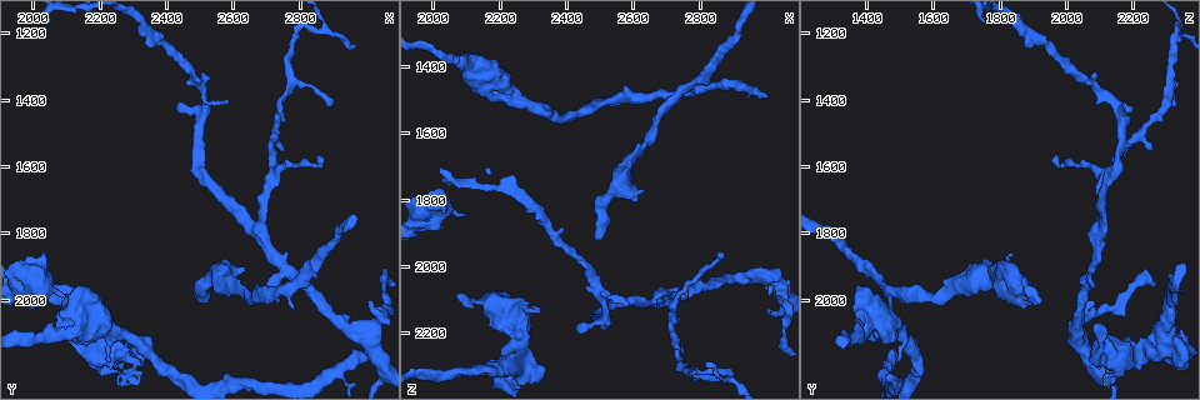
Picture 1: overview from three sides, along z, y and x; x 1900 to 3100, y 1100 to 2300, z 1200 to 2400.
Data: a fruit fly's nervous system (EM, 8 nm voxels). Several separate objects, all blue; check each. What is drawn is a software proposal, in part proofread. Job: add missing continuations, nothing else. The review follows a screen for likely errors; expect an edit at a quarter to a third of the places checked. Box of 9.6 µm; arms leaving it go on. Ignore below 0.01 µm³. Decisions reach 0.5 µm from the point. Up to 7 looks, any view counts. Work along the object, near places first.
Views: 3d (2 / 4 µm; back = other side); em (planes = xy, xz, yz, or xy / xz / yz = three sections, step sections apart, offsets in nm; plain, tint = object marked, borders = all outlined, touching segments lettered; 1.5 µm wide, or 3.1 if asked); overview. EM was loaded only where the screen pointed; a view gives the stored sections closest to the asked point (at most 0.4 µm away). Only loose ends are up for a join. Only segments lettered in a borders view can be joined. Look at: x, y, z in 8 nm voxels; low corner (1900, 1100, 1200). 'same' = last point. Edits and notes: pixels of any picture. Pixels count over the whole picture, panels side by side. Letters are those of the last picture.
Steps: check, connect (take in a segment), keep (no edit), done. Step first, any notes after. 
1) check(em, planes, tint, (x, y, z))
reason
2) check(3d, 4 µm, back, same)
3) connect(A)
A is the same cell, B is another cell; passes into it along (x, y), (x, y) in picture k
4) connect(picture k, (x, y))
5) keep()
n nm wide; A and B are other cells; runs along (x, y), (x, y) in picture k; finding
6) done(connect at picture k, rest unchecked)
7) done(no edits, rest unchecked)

check(3d, 4 µm, (2330, 2210, 2110))
an open end

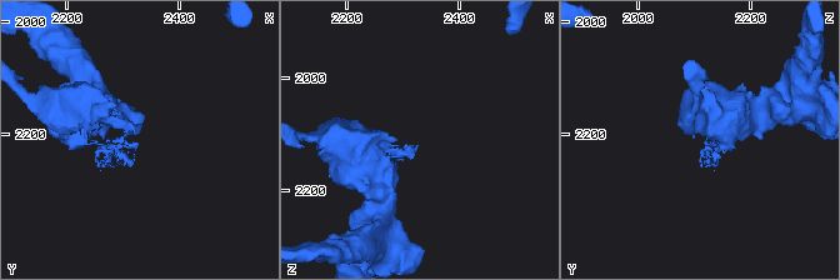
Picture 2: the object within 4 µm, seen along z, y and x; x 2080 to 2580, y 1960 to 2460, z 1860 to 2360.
check(em, xz, step 4, borders, (2325, 2215, 2125))
need the tissue

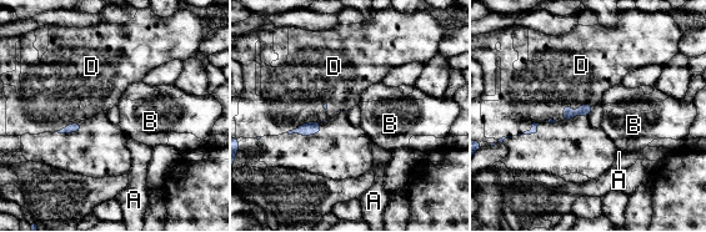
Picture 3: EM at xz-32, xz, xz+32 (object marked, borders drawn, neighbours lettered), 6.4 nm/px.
check(em, planes, borders, same)

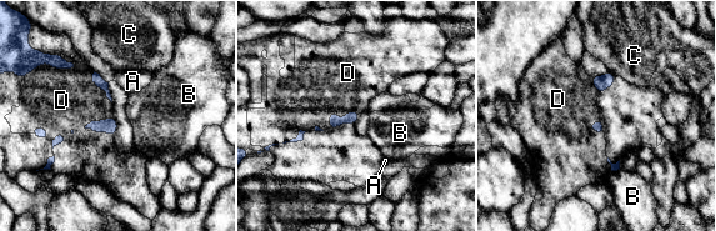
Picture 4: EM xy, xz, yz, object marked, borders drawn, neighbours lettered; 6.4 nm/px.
connect(D)
D is the same cell, A, B and C are other cells; passes into it along (109, 125), (99, 131), (74, 101) in picture 4; it goes on there

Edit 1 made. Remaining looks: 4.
check(overview)
redraw

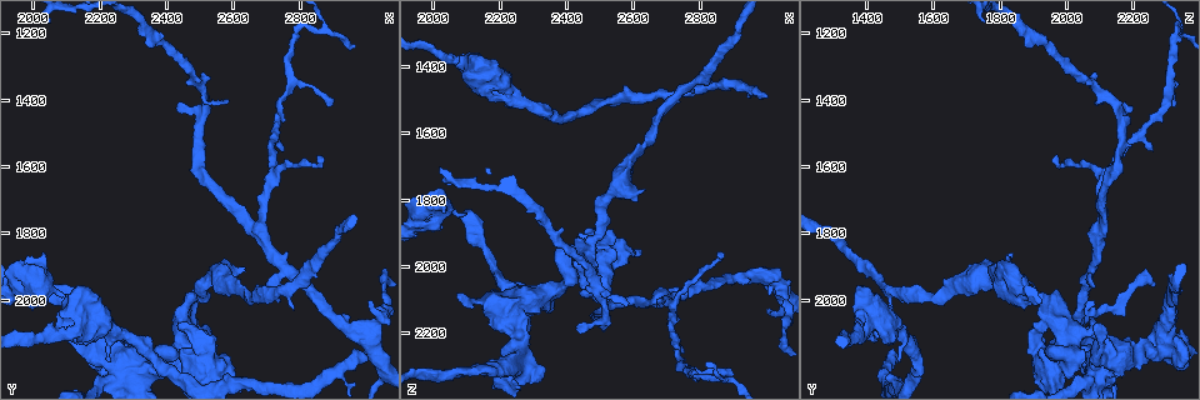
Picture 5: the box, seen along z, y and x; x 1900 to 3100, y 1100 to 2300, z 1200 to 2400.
check(3d, 2 µm, (2030, 1860, 1830))

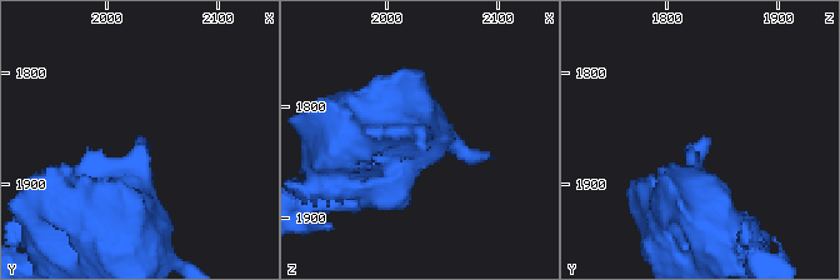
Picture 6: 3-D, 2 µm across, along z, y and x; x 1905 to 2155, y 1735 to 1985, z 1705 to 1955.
check(em, planes, plain, (2036, 1856, 1838))
need the tissue

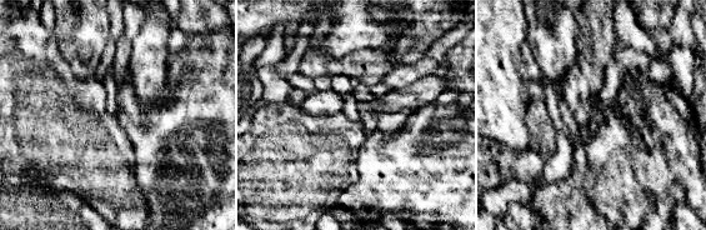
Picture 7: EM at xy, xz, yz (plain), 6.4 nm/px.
check(em, planes, borders, same)
what lies round it

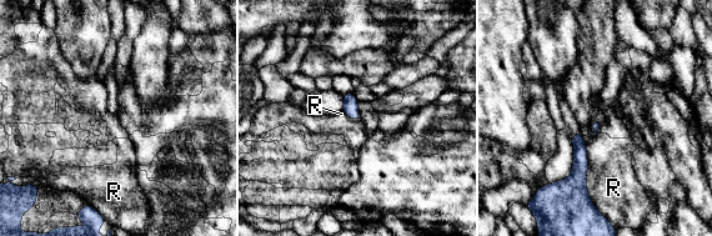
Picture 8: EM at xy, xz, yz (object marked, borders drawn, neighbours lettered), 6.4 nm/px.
keep()
R is another cell; no lettered segment goes on from it

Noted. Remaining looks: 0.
done(connect at picture 4, rest unchecked)

